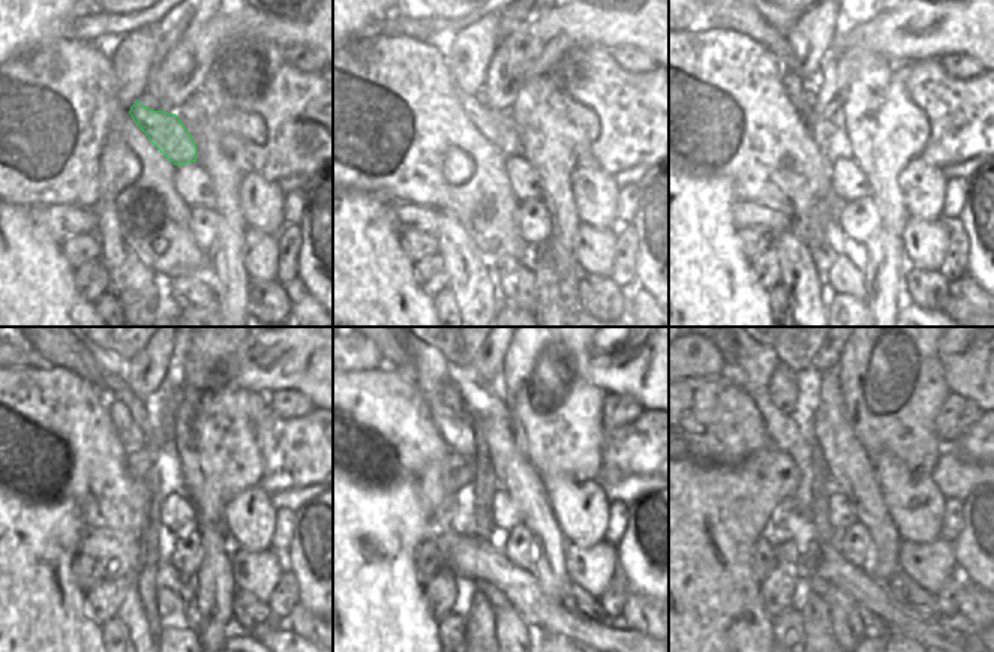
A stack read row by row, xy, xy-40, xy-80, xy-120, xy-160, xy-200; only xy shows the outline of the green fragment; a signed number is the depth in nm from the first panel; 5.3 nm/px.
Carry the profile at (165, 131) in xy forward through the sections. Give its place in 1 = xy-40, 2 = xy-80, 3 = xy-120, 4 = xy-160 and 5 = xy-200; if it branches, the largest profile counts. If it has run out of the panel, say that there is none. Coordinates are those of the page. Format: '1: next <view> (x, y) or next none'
1: next xy-40 (496, 126)
2: next xy-80 (793, 86)
3: next xy-120 (120, 414)
4: next xy-160 (450, 399)
5: next xy-200 (783, 390)

